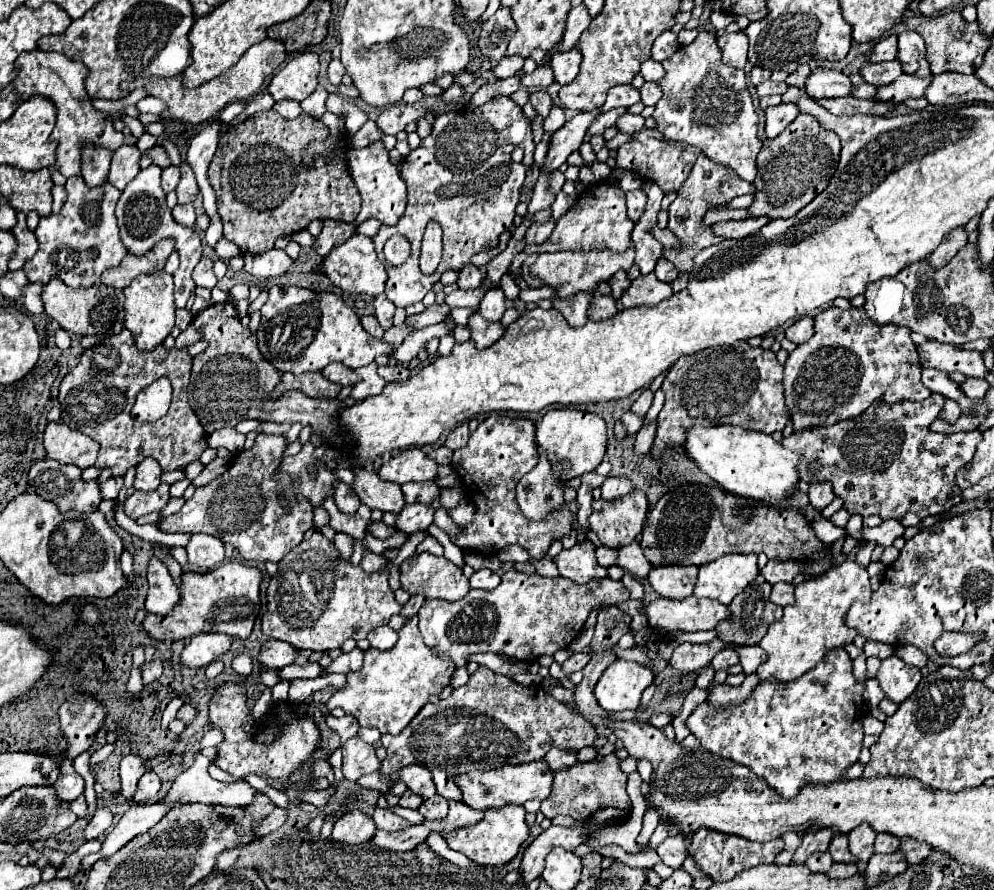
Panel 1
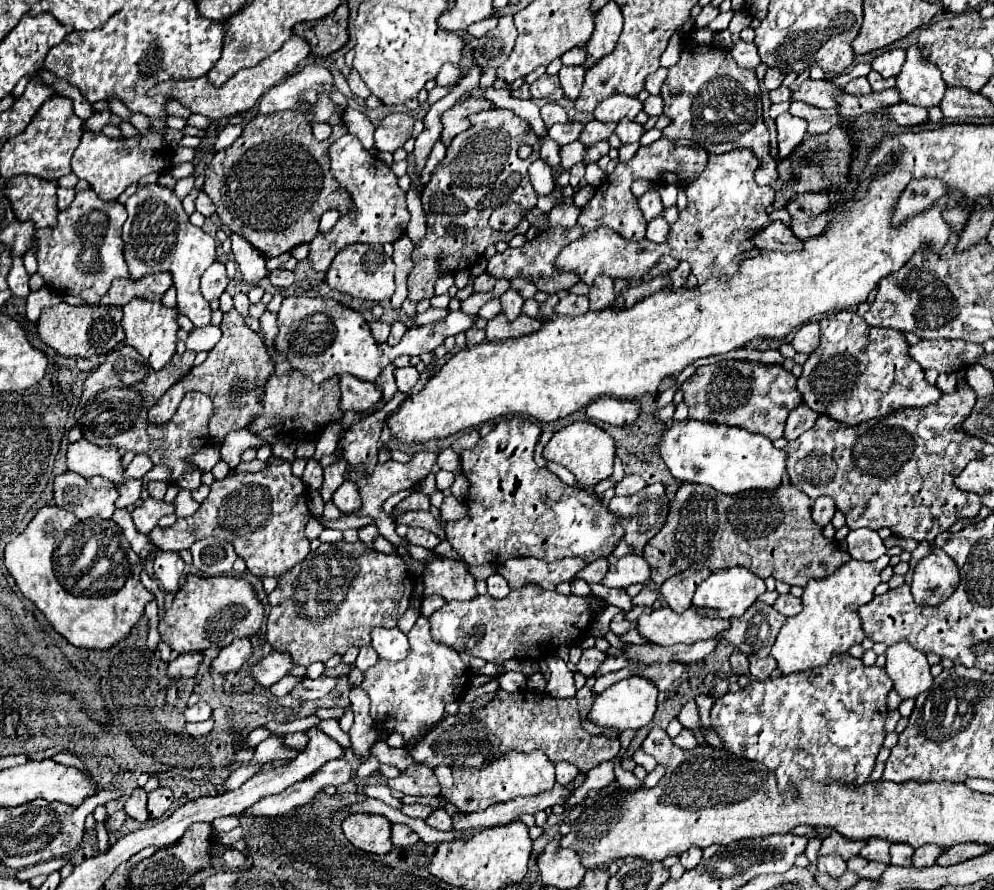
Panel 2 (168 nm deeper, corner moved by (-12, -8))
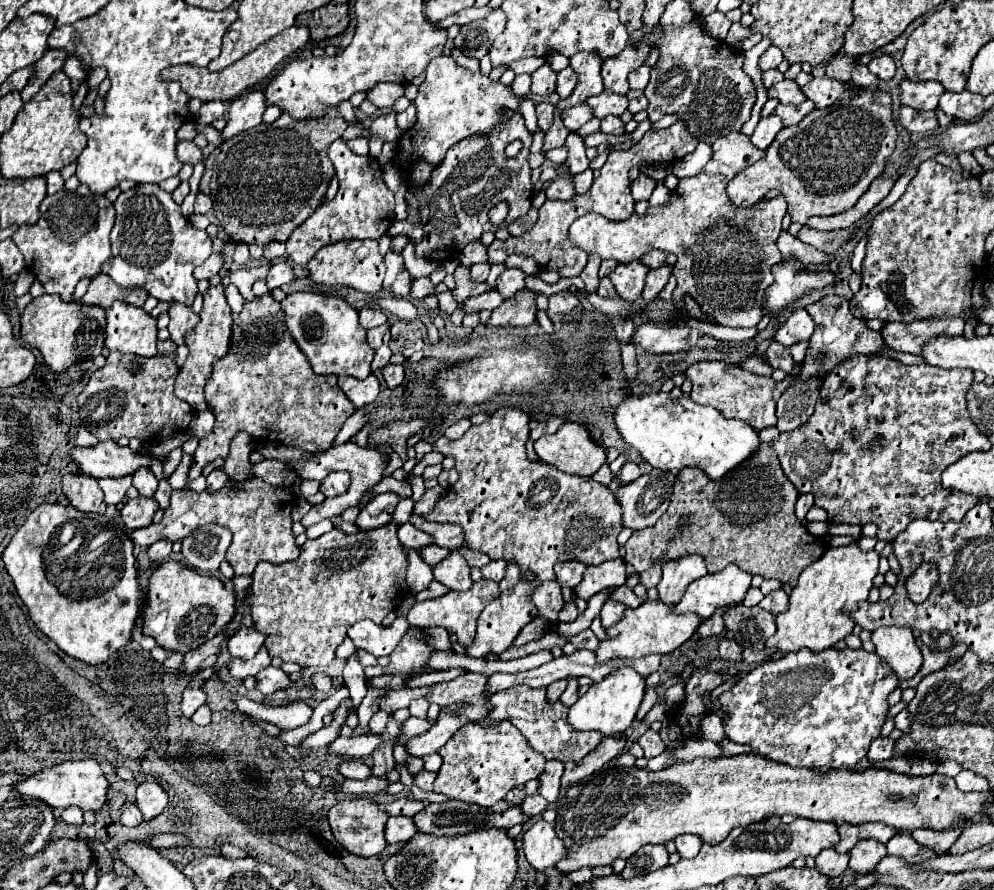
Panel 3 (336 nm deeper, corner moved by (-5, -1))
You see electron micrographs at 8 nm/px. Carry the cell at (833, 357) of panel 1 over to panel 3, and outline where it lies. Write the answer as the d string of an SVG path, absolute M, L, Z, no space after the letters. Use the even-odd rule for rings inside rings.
M827 295L817 303L807 305L807 313L815 321L815 333L809 339L807 357L801 363L801 371L799 371L801 381L807 381L811 377L817 377L819 381L823 381L833 369L837 369L847 359L855 355L879 355L883 349L887 349L881 333L871 331L863 319L853 317L849 311L849 303L843 297Z

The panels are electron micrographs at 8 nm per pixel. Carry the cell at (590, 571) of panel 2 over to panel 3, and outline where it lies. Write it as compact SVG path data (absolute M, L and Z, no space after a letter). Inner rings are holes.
M565 561L565 563L555 565L555 575L557 575L557 581L561 583L561 587L571 587L573 589L583 579L585 569L587 569L585 563Z

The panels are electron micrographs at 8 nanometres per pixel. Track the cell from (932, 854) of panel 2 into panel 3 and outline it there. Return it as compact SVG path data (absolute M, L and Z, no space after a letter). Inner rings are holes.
M915 829L915 833L911 833L911 835L919 845L923 845L935 853L947 853L949 847L955 843L955 837L959 837L959 831L961 829L949 829L949 831L939 833L939 831L931 831L931 829Z

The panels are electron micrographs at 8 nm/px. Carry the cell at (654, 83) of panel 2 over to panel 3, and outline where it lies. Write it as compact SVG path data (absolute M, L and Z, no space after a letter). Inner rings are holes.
M641 65L633 73L629 73L629 87L643 91L649 83L649 73L651 73L651 67L647 67L647 65Z

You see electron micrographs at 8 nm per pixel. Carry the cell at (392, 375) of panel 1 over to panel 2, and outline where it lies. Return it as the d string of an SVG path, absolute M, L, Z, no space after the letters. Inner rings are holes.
M410 366L396 368L394 376L396 376L396 386L400 392L408 392L418 382L418 370L410 368Z

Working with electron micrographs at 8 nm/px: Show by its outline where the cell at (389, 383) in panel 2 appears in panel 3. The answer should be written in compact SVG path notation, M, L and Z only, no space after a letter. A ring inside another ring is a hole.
M381 345L377 351L375 351L375 359L373 359L373 363L371 363L371 369L373 371L377 371L377 369L383 369L385 365L389 365L391 363L391 349L389 349L389 345Z

